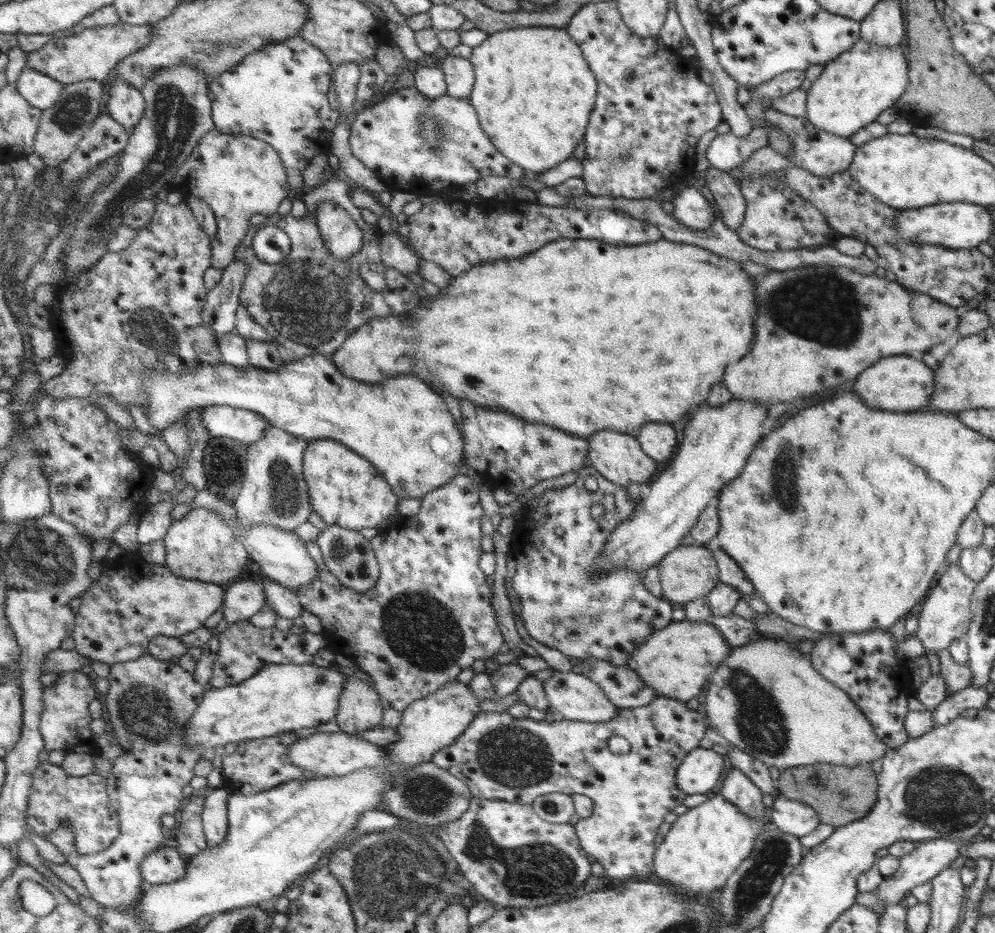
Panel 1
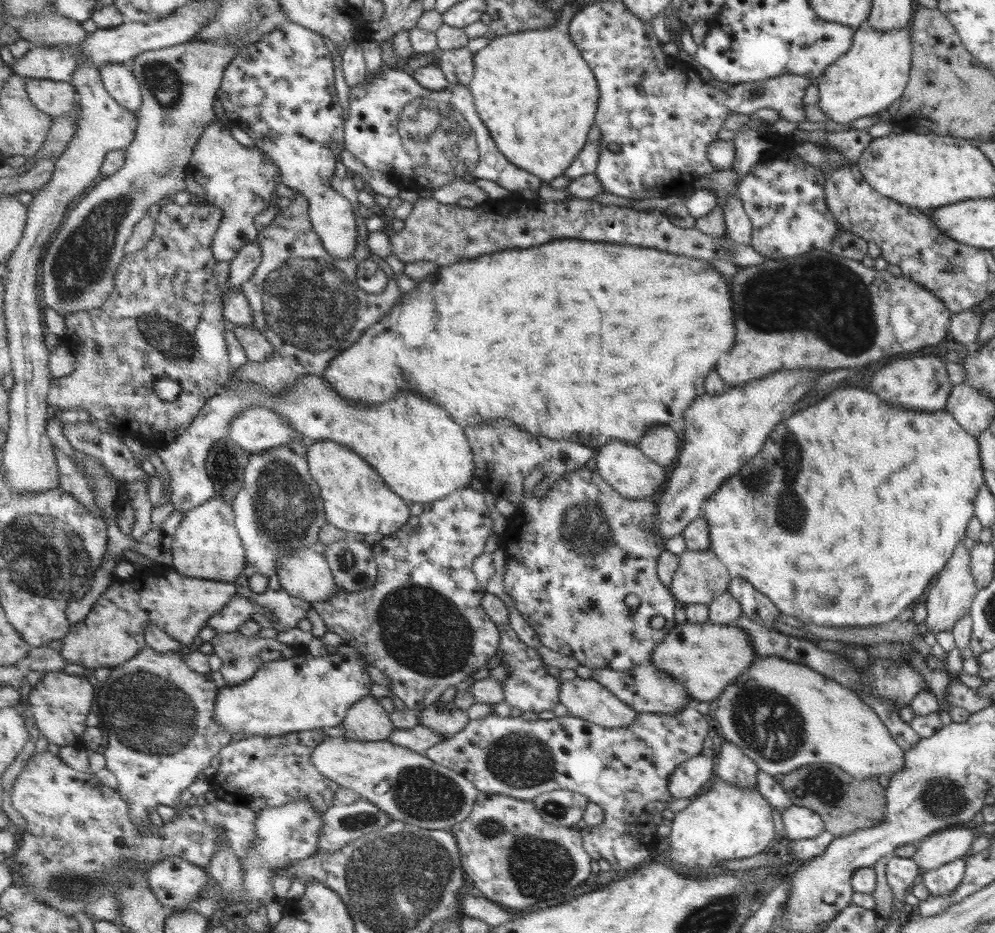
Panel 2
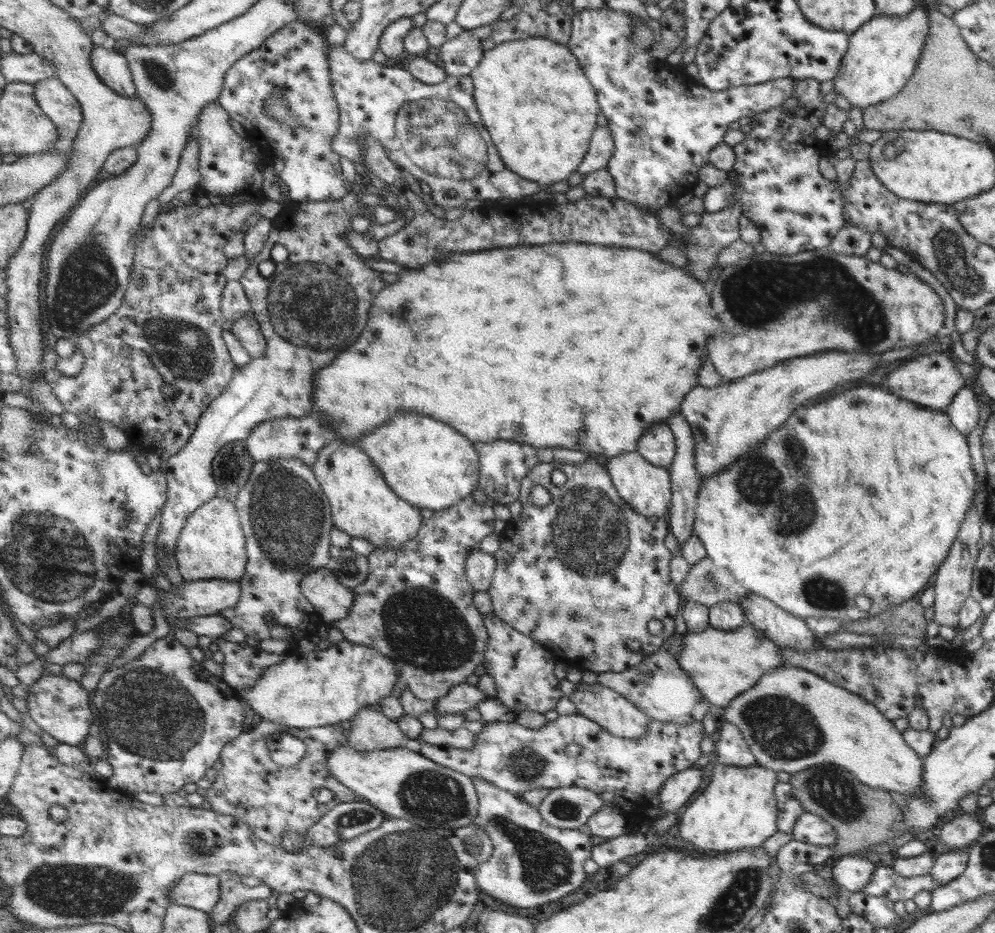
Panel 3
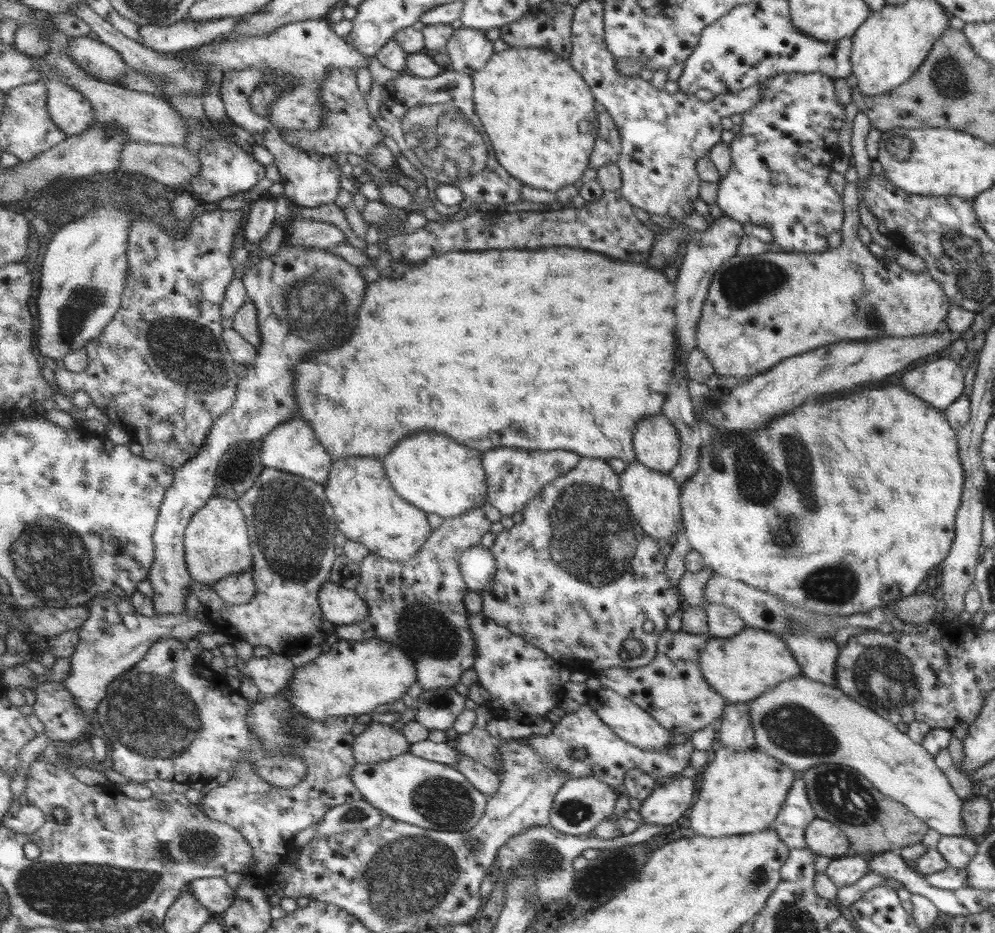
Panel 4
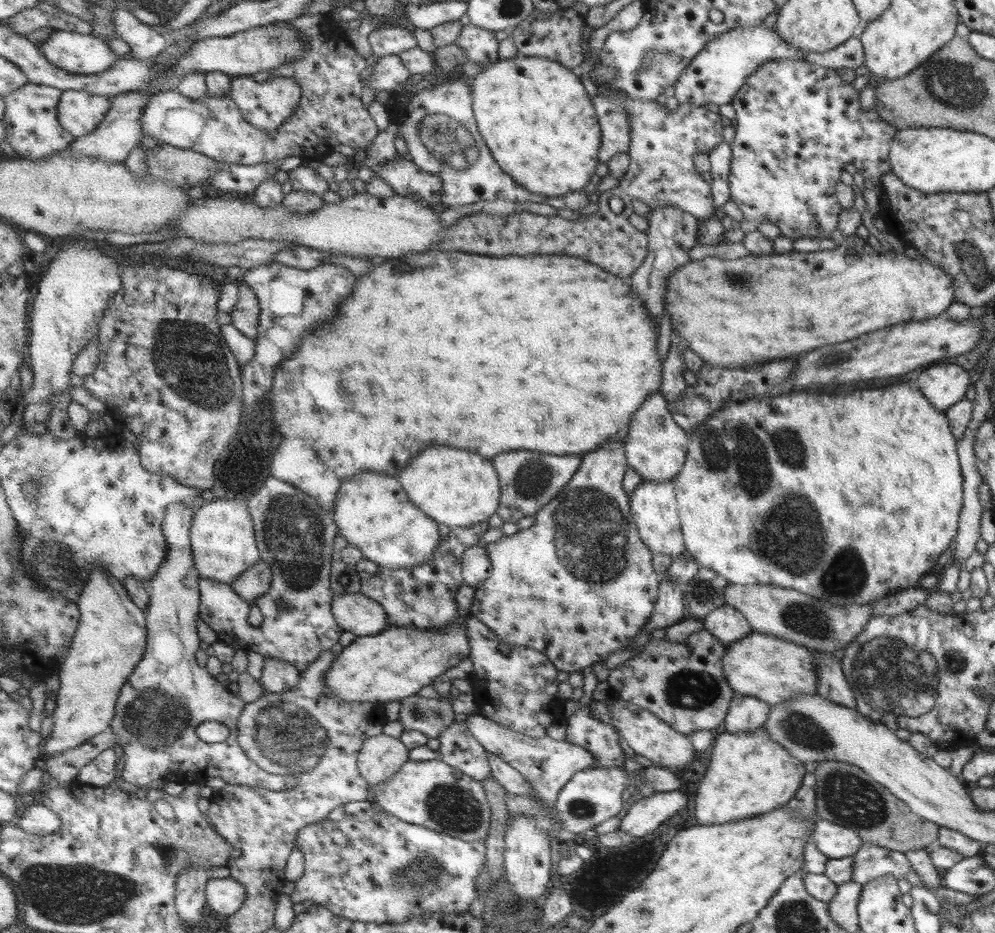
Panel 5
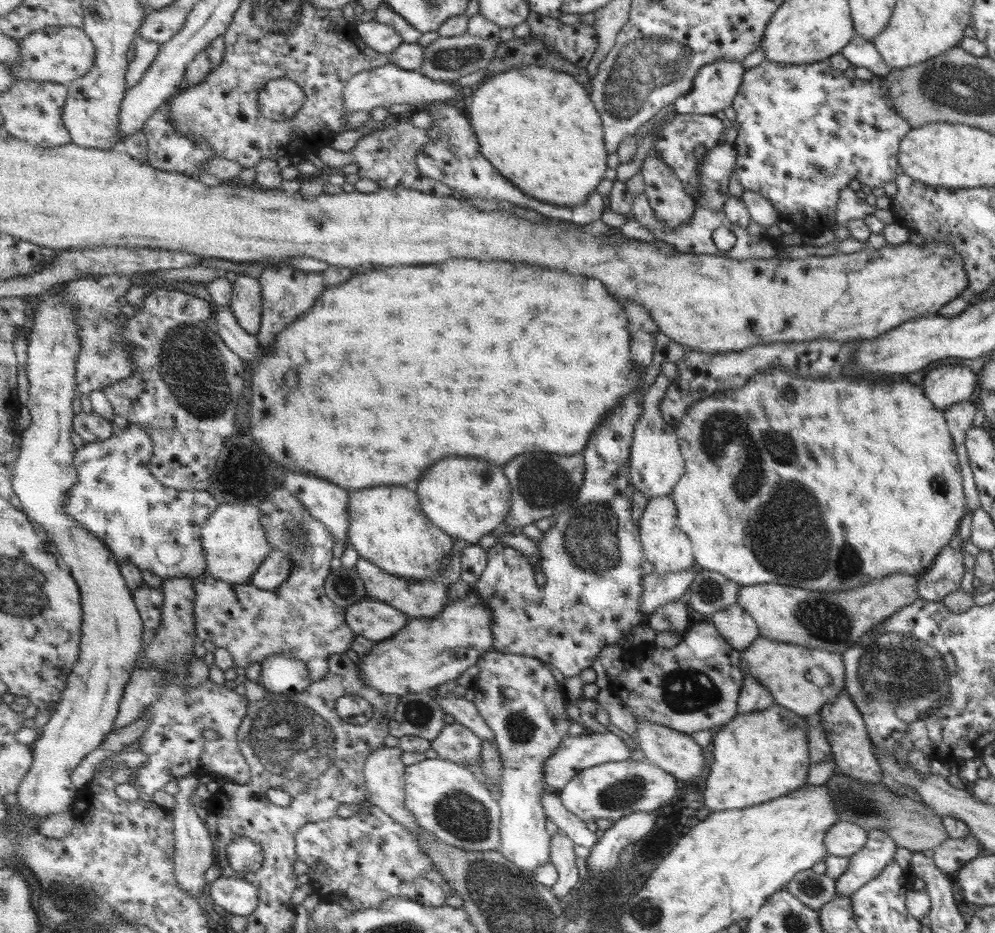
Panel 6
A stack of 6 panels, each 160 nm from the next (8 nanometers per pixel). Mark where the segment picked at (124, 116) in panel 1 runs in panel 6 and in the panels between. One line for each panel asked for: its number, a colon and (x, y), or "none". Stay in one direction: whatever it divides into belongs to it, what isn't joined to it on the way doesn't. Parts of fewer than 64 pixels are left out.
2: (120, 81)
3: (114, 68)
4: (103, 62)
5: (78, 53)
6: (61, 55)

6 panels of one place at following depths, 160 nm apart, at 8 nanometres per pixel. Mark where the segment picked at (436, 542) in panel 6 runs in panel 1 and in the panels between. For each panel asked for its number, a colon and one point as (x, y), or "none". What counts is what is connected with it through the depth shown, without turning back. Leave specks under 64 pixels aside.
1: (347, 490)
2: (358, 500)
3: (363, 505)
4: (369, 510)
5: (373, 511)

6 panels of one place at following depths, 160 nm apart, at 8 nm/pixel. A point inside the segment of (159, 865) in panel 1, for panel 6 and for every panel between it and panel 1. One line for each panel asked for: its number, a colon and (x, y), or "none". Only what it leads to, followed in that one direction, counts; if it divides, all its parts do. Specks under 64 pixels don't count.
2: (176, 882)
3: (196, 890)
4: (215, 894)
5: (226, 896)
6: (231, 896)

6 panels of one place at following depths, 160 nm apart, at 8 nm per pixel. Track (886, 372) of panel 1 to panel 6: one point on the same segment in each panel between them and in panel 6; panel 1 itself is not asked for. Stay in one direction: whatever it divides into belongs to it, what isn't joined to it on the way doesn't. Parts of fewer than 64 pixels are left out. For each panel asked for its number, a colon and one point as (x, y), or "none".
2: (921, 383)
3: (931, 381)
4: (940, 382)
5: (941, 386)
6: (949, 384)

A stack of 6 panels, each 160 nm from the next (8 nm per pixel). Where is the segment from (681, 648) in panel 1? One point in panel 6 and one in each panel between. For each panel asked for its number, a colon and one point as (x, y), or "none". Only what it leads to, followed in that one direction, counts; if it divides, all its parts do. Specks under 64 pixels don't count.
2: (705, 657)
3: (722, 663)
4: (741, 667)
5: (761, 666)
6: (780, 667)

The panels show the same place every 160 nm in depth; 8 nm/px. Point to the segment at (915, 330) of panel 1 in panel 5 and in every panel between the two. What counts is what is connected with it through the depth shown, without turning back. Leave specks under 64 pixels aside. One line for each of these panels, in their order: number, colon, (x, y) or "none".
2: (863, 314)
3: (862, 306)
4: (760, 309)
5: (737, 313)

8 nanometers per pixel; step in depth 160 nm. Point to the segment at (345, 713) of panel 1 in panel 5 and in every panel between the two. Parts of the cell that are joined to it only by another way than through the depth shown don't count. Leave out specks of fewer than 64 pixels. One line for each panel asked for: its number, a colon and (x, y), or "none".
2: (368, 720)
3: (371, 731)
4: (377, 741)
5: (381, 758)

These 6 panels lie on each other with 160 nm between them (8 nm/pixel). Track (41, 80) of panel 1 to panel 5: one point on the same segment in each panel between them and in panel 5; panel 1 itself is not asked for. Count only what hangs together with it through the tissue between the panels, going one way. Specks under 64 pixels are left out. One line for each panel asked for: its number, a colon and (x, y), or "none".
2: (56, 98)
3: (58, 102)
4: (74, 114)
5: (80, 112)

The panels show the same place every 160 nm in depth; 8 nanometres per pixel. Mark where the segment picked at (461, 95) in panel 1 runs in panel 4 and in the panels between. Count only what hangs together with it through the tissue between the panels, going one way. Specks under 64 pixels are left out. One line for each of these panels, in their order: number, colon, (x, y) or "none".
2: (458, 65)
3: (461, 56)
4: (469, 50)

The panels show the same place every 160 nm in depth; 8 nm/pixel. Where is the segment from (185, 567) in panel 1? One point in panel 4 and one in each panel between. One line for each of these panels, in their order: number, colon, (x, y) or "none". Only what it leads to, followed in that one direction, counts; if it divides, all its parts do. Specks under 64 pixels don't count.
2: (207, 545)
3: (212, 545)
4: (218, 544)

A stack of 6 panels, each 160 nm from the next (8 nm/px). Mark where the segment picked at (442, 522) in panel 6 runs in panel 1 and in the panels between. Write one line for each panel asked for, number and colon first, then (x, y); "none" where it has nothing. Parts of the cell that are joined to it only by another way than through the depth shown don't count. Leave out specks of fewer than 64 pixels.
1: (402, 426)
2: (417, 447)
3: (432, 465)
4: (433, 472)
5: (457, 488)

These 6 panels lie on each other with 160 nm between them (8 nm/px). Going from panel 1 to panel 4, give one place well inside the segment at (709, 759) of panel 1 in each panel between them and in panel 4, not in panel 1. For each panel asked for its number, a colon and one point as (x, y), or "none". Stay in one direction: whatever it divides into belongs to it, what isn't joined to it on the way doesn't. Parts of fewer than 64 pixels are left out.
2: (690, 777)
3: (679, 789)
4: (666, 804)

